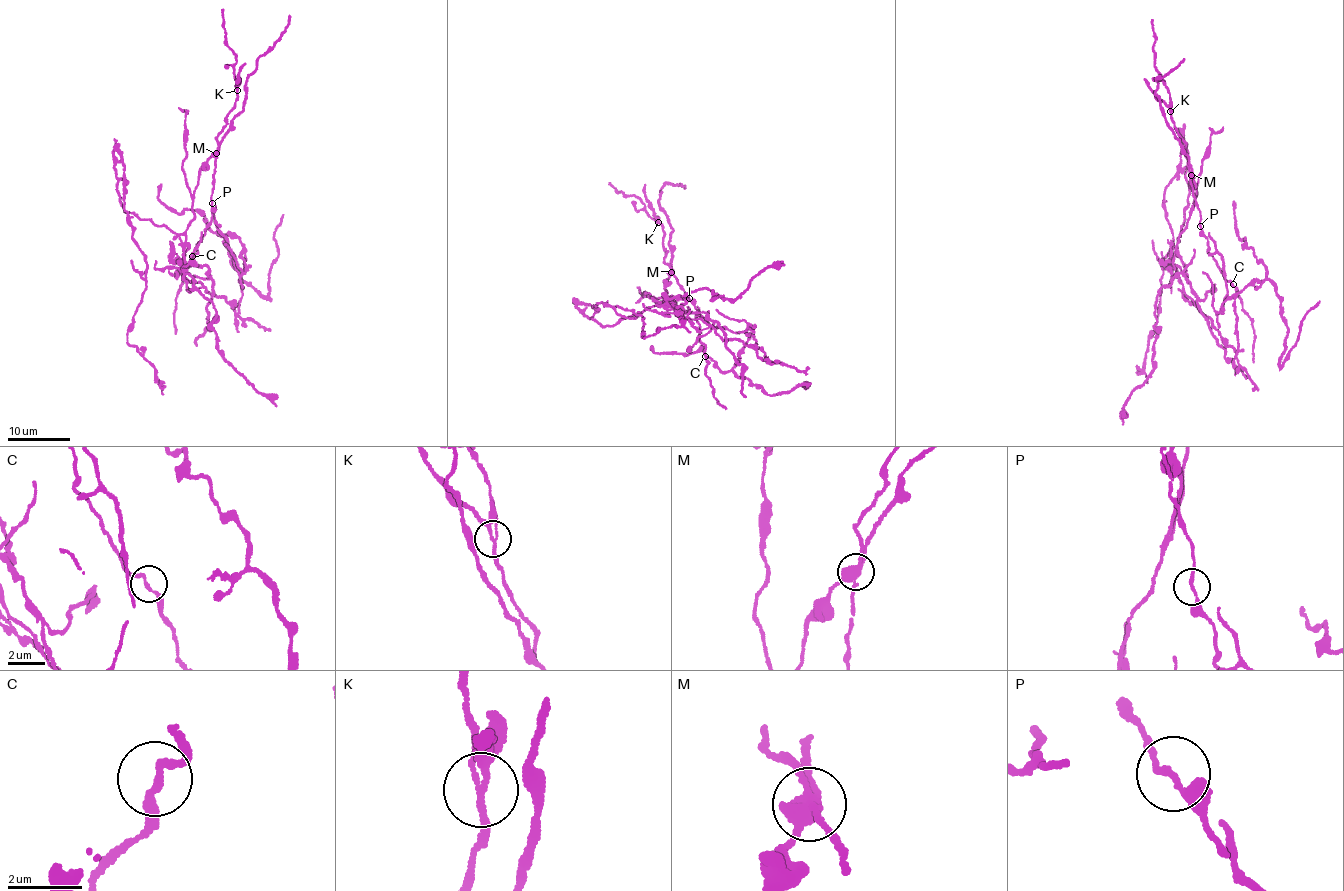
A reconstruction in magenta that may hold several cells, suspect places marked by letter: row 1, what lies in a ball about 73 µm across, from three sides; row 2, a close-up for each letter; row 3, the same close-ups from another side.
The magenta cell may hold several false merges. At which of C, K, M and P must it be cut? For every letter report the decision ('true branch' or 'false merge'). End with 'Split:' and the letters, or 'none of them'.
C: true branch
K: false merge
M: false merge
P: true branch
Split: K, M

